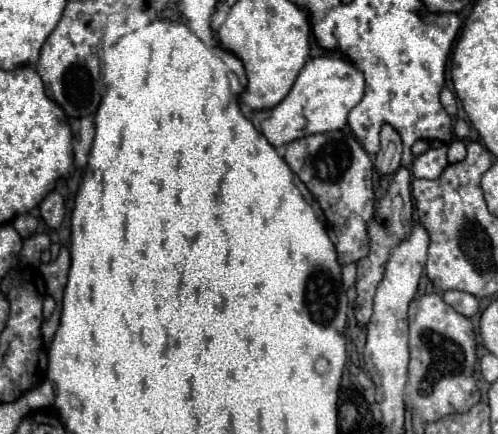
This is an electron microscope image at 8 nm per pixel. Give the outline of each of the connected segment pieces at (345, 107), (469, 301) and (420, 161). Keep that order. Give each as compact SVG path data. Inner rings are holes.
M318 56L306 62L288 96L260 124L260 130L276 148L310 134L340 130L348 122L348 112L362 100L362 96L364 74L348 58Z
M448 290L444 292L444 302L450 304L456 312L464 314L464 316L474 316L478 312L478 298L468 294L468 292L460 292L460 290Z
M442 144L440 148L430 148L424 154L416 156L412 164L414 178L428 178L428 180L438 178L440 172L448 166L447 151L448 146Z

